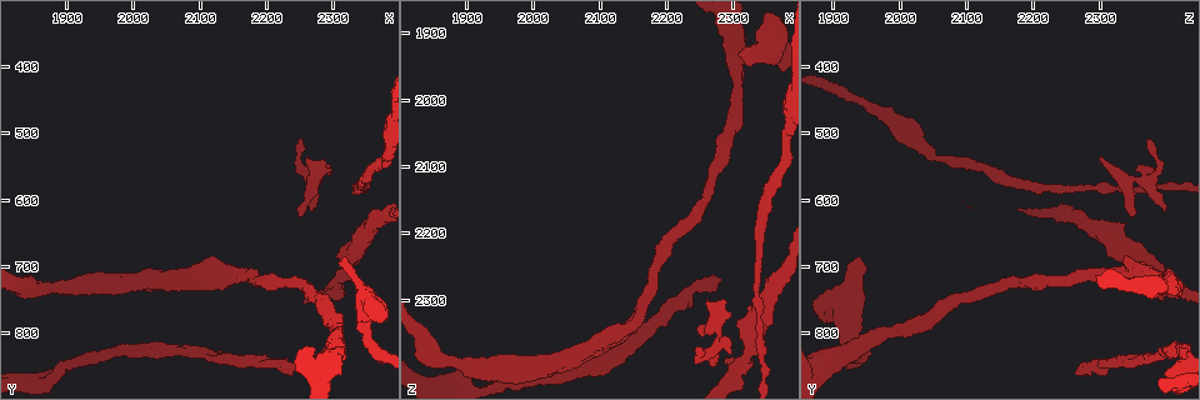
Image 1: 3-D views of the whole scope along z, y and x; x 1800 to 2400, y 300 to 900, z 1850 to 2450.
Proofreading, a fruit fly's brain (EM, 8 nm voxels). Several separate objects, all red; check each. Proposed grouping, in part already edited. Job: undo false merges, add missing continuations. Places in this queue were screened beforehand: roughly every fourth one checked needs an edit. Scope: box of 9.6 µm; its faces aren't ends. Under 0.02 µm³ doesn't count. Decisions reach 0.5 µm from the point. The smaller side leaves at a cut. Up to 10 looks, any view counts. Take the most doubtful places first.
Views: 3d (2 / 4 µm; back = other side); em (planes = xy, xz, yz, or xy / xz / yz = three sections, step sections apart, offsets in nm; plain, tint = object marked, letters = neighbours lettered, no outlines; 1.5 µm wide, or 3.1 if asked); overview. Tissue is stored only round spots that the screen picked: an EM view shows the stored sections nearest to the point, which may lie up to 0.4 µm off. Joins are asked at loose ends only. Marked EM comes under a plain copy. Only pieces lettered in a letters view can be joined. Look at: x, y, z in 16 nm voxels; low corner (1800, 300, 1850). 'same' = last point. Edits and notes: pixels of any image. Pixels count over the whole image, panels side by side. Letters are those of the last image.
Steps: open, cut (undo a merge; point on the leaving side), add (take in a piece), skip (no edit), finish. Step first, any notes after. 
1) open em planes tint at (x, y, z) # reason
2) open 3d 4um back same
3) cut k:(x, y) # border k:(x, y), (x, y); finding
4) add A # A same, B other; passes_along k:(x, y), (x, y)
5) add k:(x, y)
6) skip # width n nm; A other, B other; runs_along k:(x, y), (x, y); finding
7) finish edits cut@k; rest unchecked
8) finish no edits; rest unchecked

open em planes tint at (2280, 860, 2270) # free end

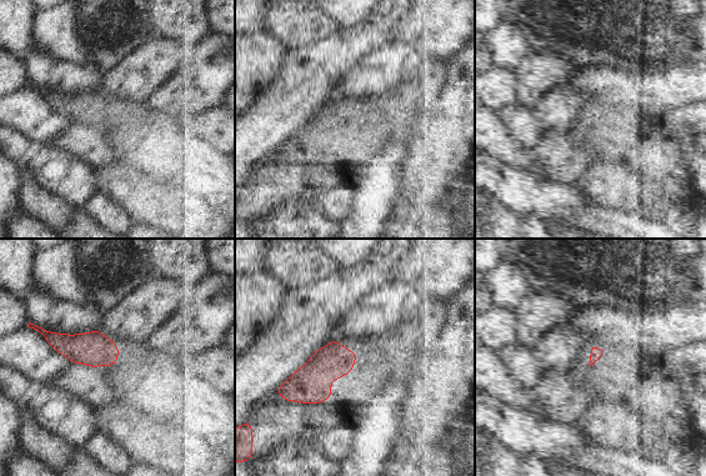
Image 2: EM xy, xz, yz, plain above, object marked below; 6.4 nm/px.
open em planes letters same # what lies round it

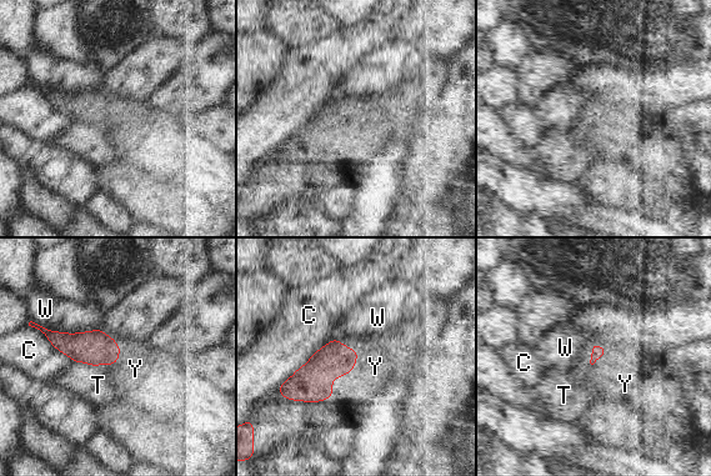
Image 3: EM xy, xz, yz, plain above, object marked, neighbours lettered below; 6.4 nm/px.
add 3:(375, 366) # C other, T other, W other, Y same; it goes on there

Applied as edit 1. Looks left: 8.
open em planes letters at (2265, 535, 2305) # branch stops here

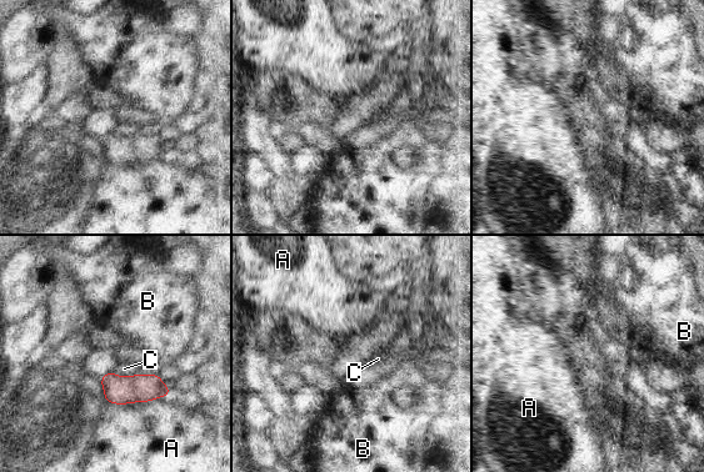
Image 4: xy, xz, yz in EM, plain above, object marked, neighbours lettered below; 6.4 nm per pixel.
skip # A other, B other, C other; border 4:(113, 371), (116, 375), (138, 372); no lettered piece goes on from it

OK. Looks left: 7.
open em planes letters at (2320, 690, 1940) # branch stops here

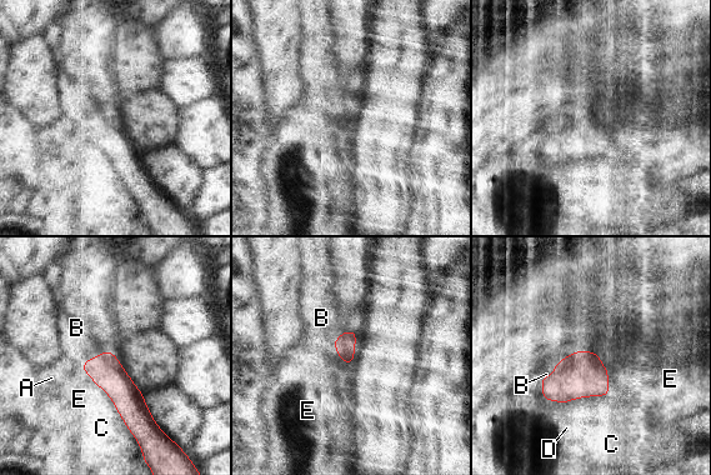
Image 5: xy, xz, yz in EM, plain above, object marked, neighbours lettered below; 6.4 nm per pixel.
add 5:(76, 328) # A other, B same, C other, D other, E other; passes_along 5:(105, 370), (93, 358), (76, 328); it goes on there

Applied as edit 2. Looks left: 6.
open overview # see it whole again

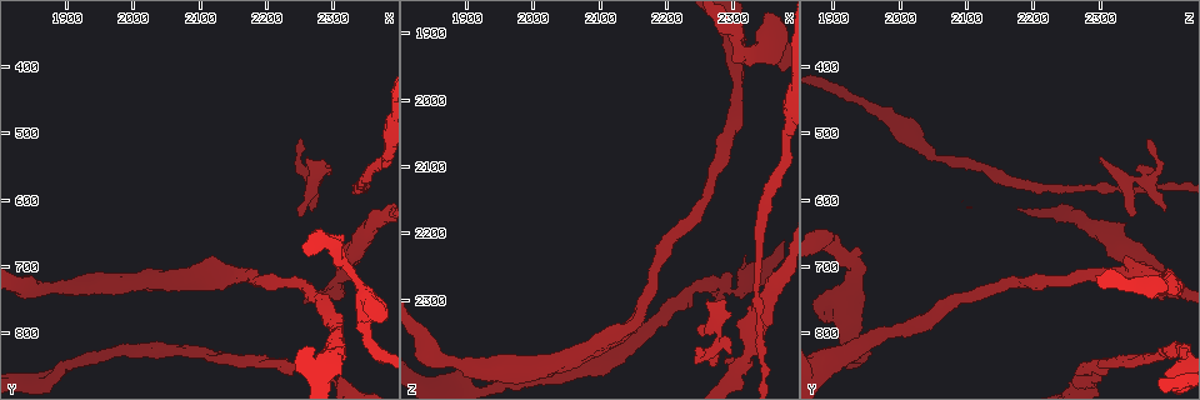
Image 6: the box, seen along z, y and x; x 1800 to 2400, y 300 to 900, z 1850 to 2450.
open em xz step 4 tint at (2265, 615, 2400) # free end

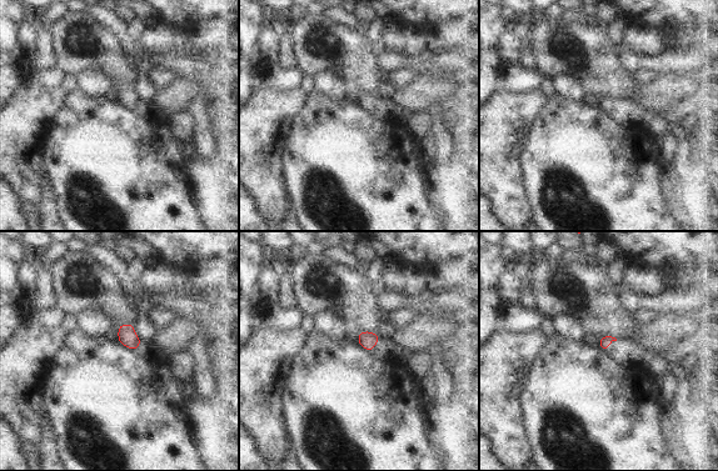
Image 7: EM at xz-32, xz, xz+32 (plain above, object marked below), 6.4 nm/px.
open em xz step 4 letters same # see the neighbours

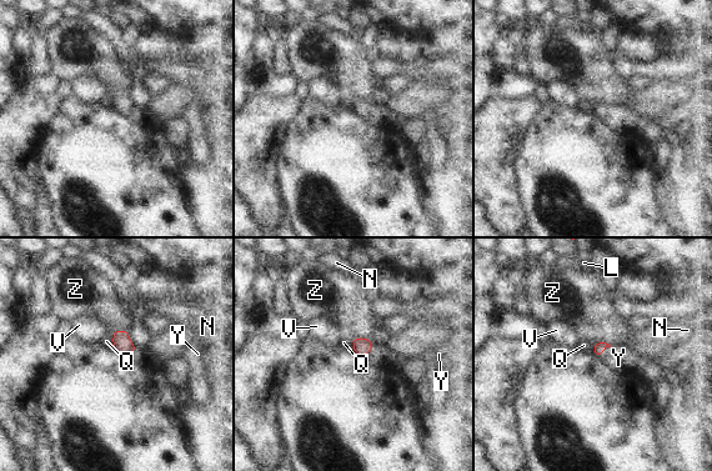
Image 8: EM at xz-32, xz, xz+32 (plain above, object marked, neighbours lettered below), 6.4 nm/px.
add 8:(618, 357) # L other, N other, Q other, V other, Y same, Z other; it goes on there

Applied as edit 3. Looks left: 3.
finish edits add@3, add@5, add@8; rest unchecked

